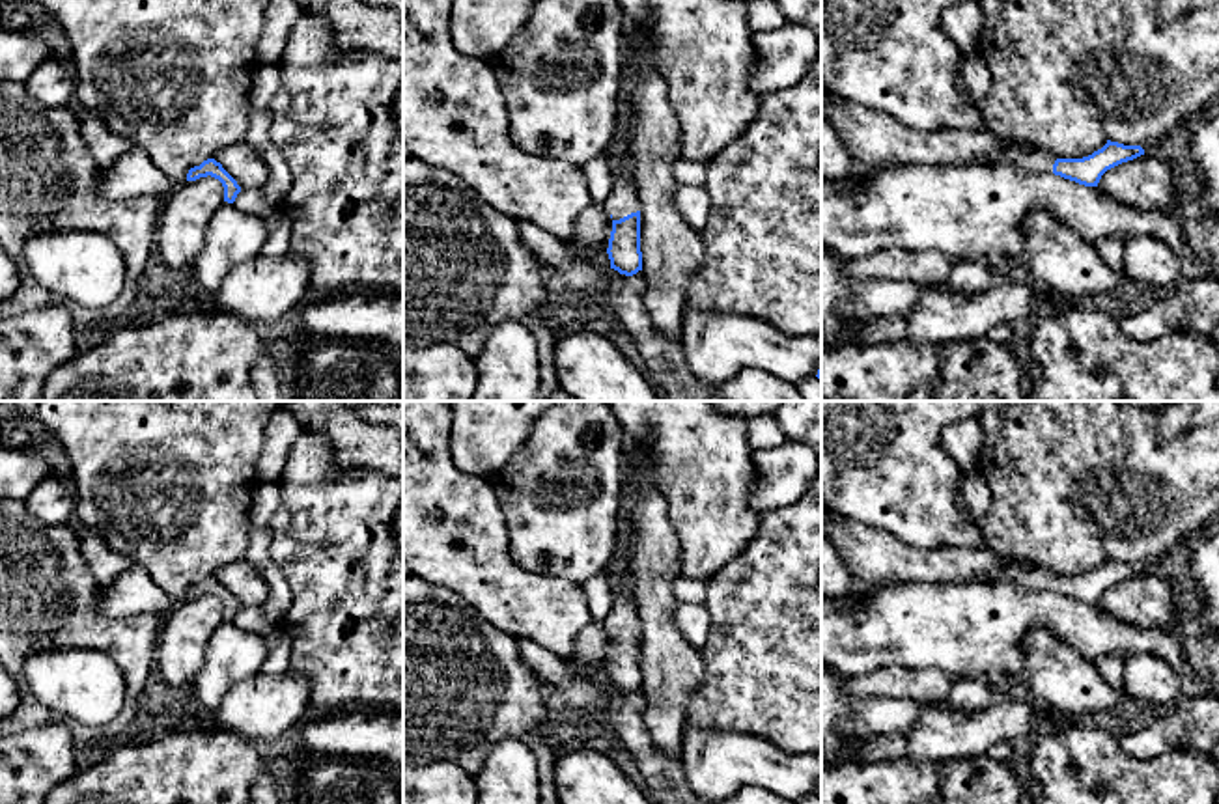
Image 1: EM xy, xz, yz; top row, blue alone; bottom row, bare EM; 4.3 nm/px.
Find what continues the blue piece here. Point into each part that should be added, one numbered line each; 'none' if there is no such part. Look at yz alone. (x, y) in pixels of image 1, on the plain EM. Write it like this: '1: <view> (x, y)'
1: yz (1020, 573)

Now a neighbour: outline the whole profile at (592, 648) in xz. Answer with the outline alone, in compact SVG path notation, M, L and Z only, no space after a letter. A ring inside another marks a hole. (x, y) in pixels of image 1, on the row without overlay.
M590 621L575 640L569 657L571 666L579 668L590 681L599 685L599 679L592 672L609 666L610 649L612 636L605 629L605 623Z

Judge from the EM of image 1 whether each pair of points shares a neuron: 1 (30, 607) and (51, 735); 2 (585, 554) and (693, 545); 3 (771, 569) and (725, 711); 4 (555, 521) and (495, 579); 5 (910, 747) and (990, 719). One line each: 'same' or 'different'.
1: different
2: different
3: same
4: different
5: same

